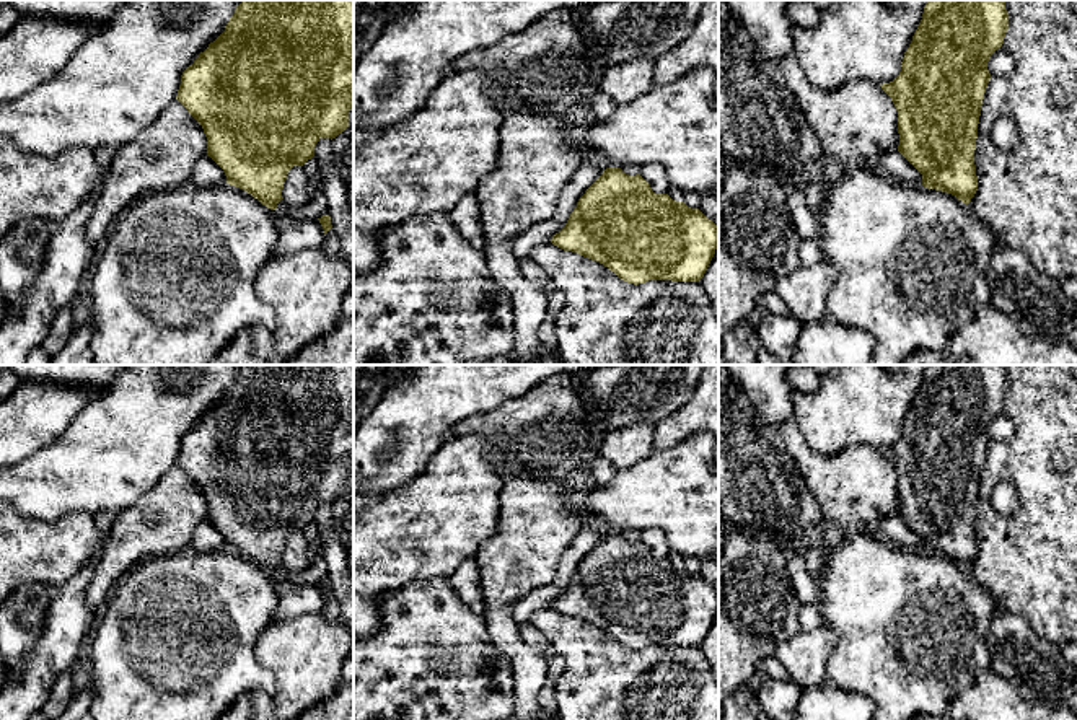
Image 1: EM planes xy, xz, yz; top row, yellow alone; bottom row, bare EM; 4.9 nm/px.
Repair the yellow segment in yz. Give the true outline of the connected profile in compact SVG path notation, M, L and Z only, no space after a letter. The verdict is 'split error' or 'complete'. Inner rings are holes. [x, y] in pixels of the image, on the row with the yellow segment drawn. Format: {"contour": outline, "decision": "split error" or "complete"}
{"contour": "M927 0L899 75L880 85L898 111L898 151L922 174L922 186L969 204L978 191L974 150L991 73L987 62L1009 29L1005 0Z", "decision": "complete"}

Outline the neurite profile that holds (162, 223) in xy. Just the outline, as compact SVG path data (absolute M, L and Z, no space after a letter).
M187 182L176 189L166 189L137 199L122 210L112 223L85 282L90 296L90 319L93 324L93 336L90 340L93 352L91 365L210 365L241 329L253 326L272 327L275 324L274 310L259 300L254 285L259 270L274 256L277 238L279 215L275 210L267 209L246 191L230 184L202 187Z

